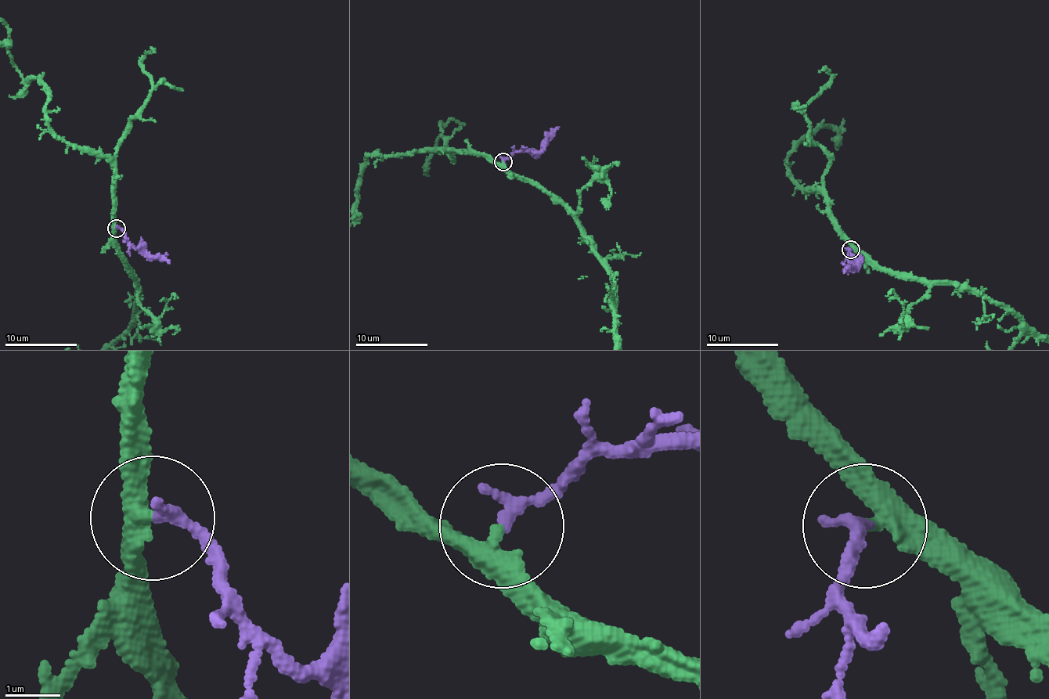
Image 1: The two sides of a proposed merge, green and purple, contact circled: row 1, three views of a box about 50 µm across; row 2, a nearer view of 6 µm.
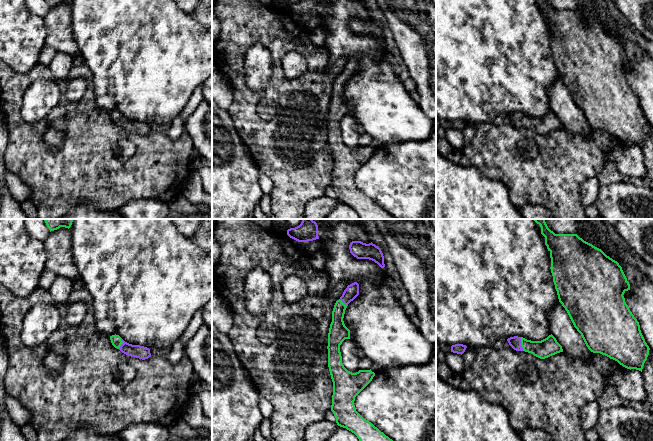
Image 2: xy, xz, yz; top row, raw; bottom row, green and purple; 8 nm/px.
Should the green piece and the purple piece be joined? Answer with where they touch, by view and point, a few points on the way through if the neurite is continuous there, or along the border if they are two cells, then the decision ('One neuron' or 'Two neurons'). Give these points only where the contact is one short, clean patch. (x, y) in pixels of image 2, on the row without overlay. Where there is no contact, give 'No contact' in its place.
Touches green at yz (521, 120). Path across: yz (549, 122), (521, 120), (515, 118). One neuron

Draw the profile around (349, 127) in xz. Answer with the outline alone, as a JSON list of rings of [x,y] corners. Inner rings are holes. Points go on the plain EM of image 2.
[[[345,115],[340,121],[340,128],[344,143],[352,149],[358,148],[360,134],[356,119],[351,115]]]

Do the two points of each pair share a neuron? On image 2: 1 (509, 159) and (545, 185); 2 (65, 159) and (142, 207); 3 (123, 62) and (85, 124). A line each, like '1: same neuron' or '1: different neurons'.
1: same neuron
2: different neurons
3: different neurons

